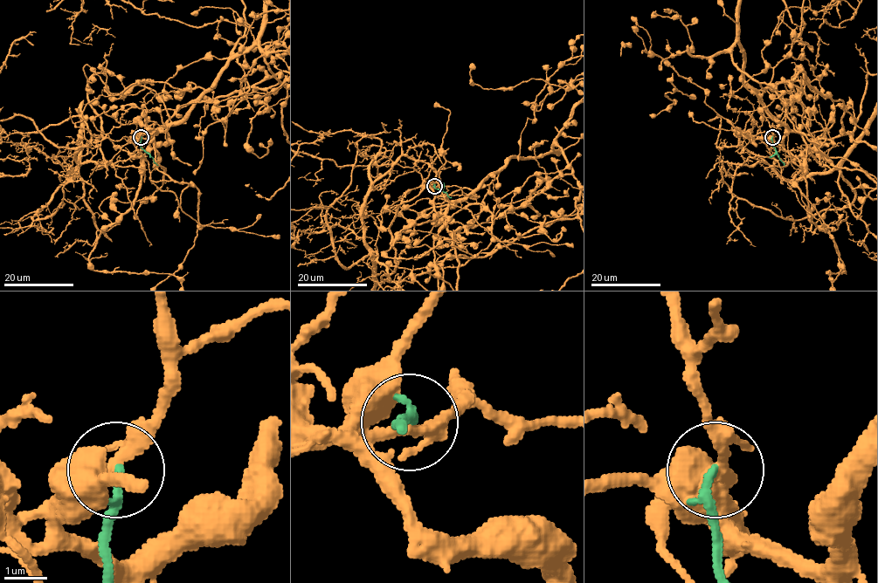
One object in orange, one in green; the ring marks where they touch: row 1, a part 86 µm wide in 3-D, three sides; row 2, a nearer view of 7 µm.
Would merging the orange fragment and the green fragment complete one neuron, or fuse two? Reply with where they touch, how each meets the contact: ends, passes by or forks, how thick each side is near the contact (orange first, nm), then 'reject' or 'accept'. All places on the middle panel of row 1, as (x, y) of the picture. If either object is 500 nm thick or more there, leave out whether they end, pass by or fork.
(434, 186) | orange forks | green ends | 280/220 nm | reject

